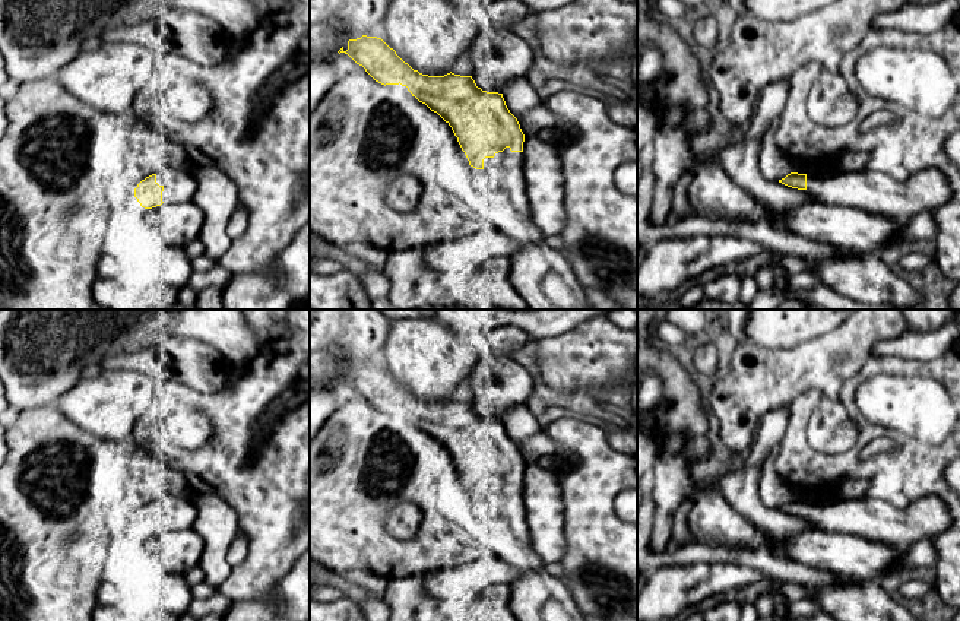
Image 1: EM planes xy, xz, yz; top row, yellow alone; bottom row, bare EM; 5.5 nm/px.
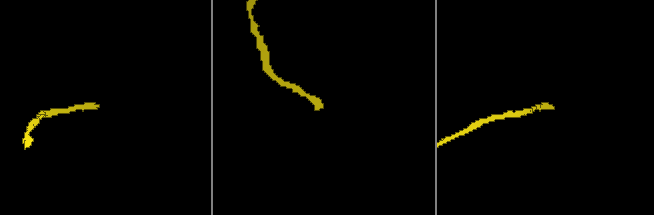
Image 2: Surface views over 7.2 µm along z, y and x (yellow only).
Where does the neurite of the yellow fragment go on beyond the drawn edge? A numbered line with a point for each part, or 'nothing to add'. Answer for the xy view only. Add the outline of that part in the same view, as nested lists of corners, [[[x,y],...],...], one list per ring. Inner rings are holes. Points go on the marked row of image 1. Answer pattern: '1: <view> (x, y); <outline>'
1: xy (178, 186); [[[167,168],[156,172],[156,183],[164,187],[162,202],[180,205],[191,202],[196,191],[194,177],[184,169]]]

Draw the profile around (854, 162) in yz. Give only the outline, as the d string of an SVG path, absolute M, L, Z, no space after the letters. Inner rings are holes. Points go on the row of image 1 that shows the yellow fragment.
M845 152L836 158L836 168L828 171L826 175L815 175L820 178L831 177L839 172L862 174L869 172L866 165L871 159L869 152Z

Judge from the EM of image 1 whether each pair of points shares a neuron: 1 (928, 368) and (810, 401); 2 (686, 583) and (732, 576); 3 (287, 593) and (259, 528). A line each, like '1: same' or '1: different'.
1: same
2: same
3: different

